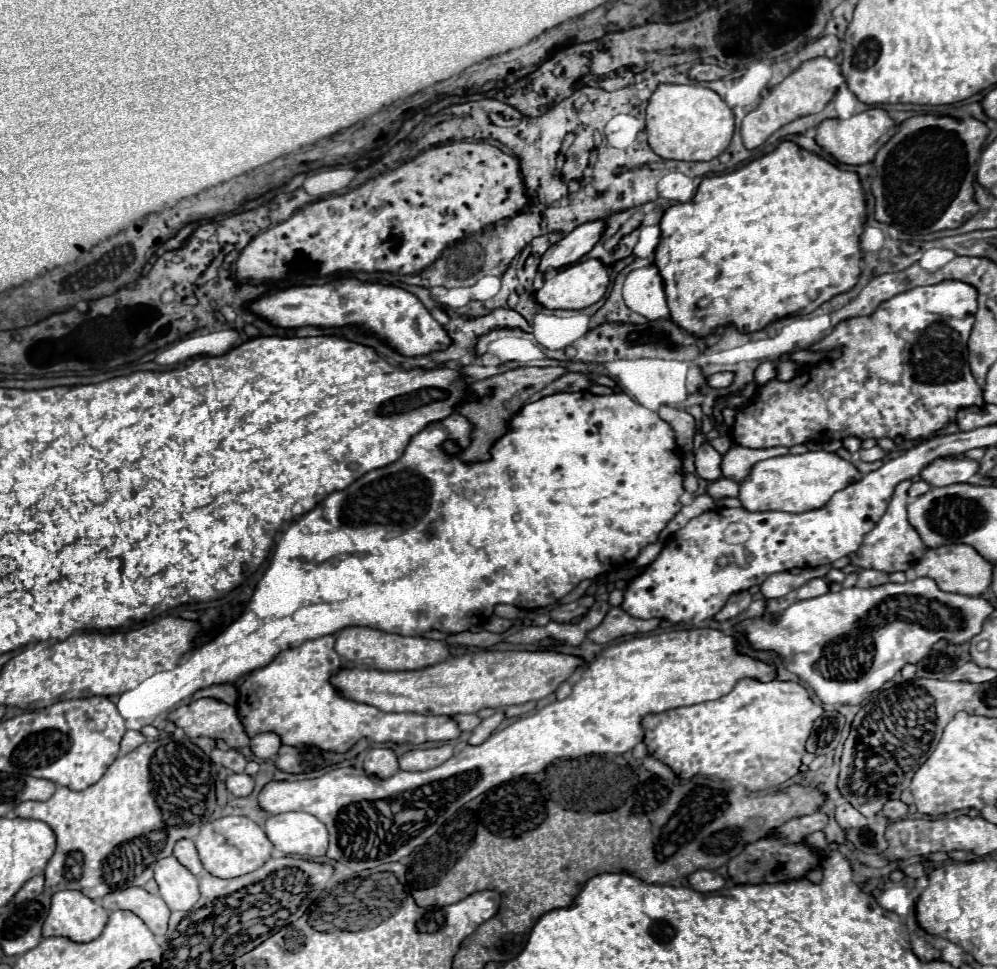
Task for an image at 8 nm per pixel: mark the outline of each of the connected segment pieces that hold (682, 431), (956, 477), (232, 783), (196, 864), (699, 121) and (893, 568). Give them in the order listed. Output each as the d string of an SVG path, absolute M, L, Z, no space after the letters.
M662 406L658 410L660 418L666 420L674 432L676 432L676 442L680 446L682 452L692 452L692 444L694 444L694 436L698 432L696 428L696 420L686 412L686 410L680 410L680 408L672 408L672 406Z
M946 456L926 466L920 478L930 486L948 486L956 482L968 482L968 478L976 472L978 472L978 462L966 456Z
M230 774L226 786L234 796L248 796L254 788L254 780L248 774Z
M188 838L178 840L176 846L174 846L174 856L176 856L176 860L178 860L182 866L186 866L192 874L200 876L200 874L204 872L202 862L200 862L198 852L196 852L196 846L194 846L192 840L188 840Z
M658 84L646 108L646 134L650 148L666 160L706 162L720 156L734 132L734 112L702 84Z
M910 480L900 482L896 486L896 492L892 496L892 502L888 504L888 510L884 512L884 516L880 518L880 522L874 526L874 530L870 530L870 534L866 534L862 546L850 554L850 564L858 566L858 568L874 568L874 570L882 570L882 572L898 572L898 570L908 570L914 566L914 562L924 554L926 546L920 540L918 532L914 530L914 526L910 526L908 518L906 518L906 504L908 504L908 488L910 488Z

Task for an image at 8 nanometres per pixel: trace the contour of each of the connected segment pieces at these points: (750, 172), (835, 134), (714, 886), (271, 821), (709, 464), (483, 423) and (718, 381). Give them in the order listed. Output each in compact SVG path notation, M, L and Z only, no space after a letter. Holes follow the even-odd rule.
M790 140L780 142L770 154L766 154L762 158L756 158L756 160L748 162L746 166L742 166L734 172L702 178L696 196L690 202L670 206L664 212L662 220L660 220L662 236L660 236L660 242L656 248L654 264L658 266L660 276L664 280L672 320L690 334L706 336L716 326L734 324L734 326L738 326L740 332L756 332L756 330L762 330L766 324L770 324L774 320L780 320L784 316L814 312L820 304L824 304L826 300L830 300L832 296L836 296L840 292L850 290L856 284L856 280L860 276L860 260L862 260L860 234L864 230L864 224L862 224L864 216L866 216L866 206L864 206L864 194L862 194L858 174L850 172L850 170L840 170L836 164L824 160L822 156L818 156L814 152L808 152L808 150L800 148L798 144L794 144ZM700 298L708 298L710 304L706 308L700 308L698 306Z
M870 108L866 112L850 116L846 120L840 120L840 118L822 120L818 124L816 142L828 154L832 154L838 162L858 166L858 164L872 162L874 154L880 150L880 146L884 146L894 136L894 130L896 130L896 124L894 124L894 120L890 118L890 114L884 108Z
M696 870L694 874L690 874L688 880L692 888L698 892L716 892L726 884L726 880L718 872L712 872L712 870Z
M306 812L270 814L264 824L264 832L276 850L288 856L318 858L324 856L328 848L326 826Z
M704 442L698 450L696 450L696 474L708 482L714 482L722 476L720 470L722 464L722 456L710 446L710 442Z
M516 368L516 370L504 372L500 376L490 376L490 378L472 382L470 390L474 394L478 394L478 400L464 402L458 406L458 412L462 416L466 416L468 422L472 424L470 446L466 446L466 450L460 454L462 462L490 460L490 446L494 446L494 442L498 438L502 438L502 434L506 434L510 418L520 410L524 400L528 400L532 394L540 392L544 386L548 386L552 380L556 380L562 374L566 374L564 368Z
M718 372L718 374L712 374L708 378L708 386L712 388L728 388L734 380L734 374L732 372Z

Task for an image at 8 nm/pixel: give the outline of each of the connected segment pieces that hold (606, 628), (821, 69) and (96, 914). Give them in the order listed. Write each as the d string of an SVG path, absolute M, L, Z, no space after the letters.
M610 608L602 624L594 630L590 630L588 638L596 644L608 644L620 636L626 634L644 634L652 632L660 624L660 618L650 618L650 620L638 620L626 614L622 608Z
M818 56L812 60L806 60L800 64L800 68L796 68L790 76L786 76L780 84L776 84L774 88L770 88L770 92L762 98L762 102L744 116L742 126L740 126L740 134L742 134L742 142L748 150L758 148L760 144L766 142L766 138L776 132L778 128L782 128L784 124L808 116L808 114L816 114L822 112L824 106L830 102L830 98L836 94L838 86L844 82L840 66L826 58L826 56Z
M62 890L52 896L44 922L44 936L68 936L74 942L90 942L108 922L108 910L78 890Z

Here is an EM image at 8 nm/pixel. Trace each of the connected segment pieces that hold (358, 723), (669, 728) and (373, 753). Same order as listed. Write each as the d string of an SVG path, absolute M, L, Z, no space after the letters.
M334 636L308 640L298 648L280 652L270 664L254 670L240 686L238 714L248 736L260 732L276 732L282 744L318 746L320 750L346 752L360 738L372 742L448 742L460 736L458 724L450 716L432 714L388 714L368 704L340 698L330 684L330 676L342 666L342 658L334 650Z
M742 678L736 682L734 690L718 700L682 706L674 710L666 710L662 714L646 714L642 718L644 730L644 744L648 754L674 770L678 778L692 778L692 776L708 776L708 778L722 778L722 780L736 780L752 792L766 790L770 786L778 786L792 776L798 774L800 760L806 754L804 744L810 736L814 720L822 714L822 706L814 704L804 686L798 682L760 682L754 678Z
M370 748L364 760L364 770L378 778L390 778L398 772L398 758L392 748Z

